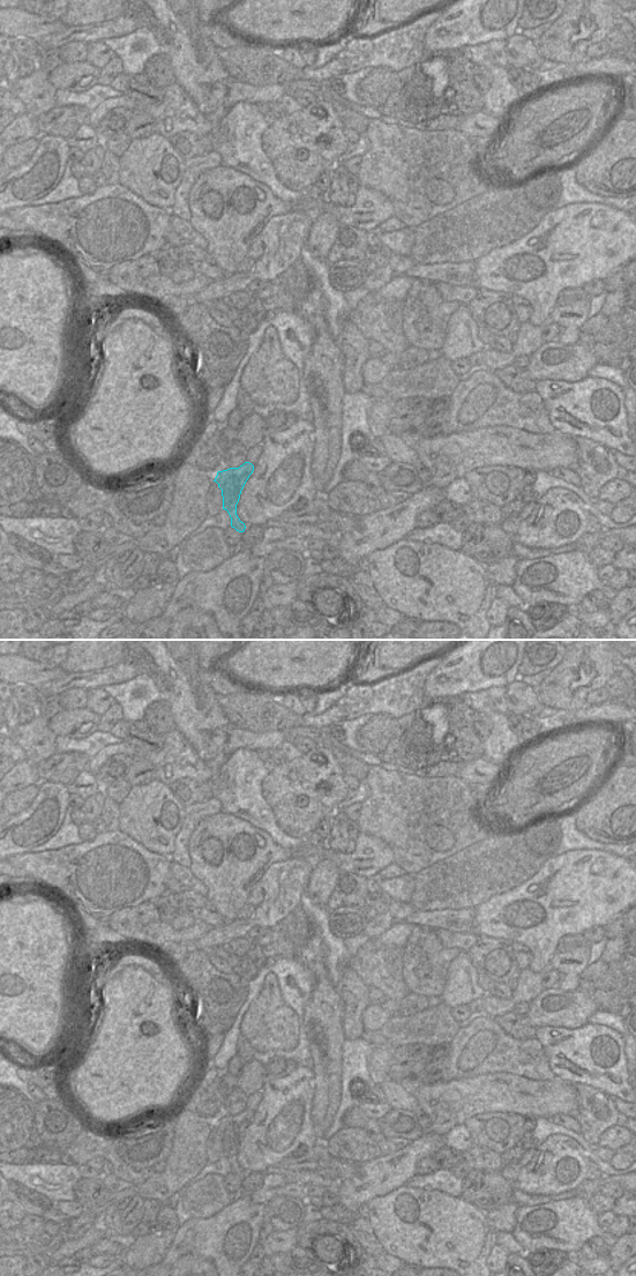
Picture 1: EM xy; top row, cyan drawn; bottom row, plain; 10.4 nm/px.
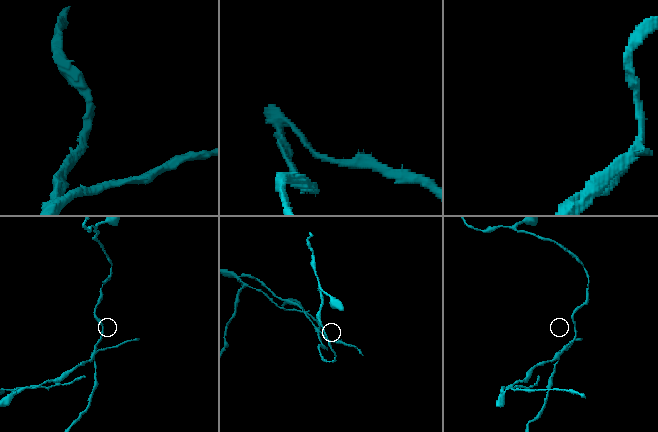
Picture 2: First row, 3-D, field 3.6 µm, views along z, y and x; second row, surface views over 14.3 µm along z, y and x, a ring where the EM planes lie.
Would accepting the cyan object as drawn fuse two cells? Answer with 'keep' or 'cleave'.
cleave

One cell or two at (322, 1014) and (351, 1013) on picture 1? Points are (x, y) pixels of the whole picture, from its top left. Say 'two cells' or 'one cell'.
two cells

